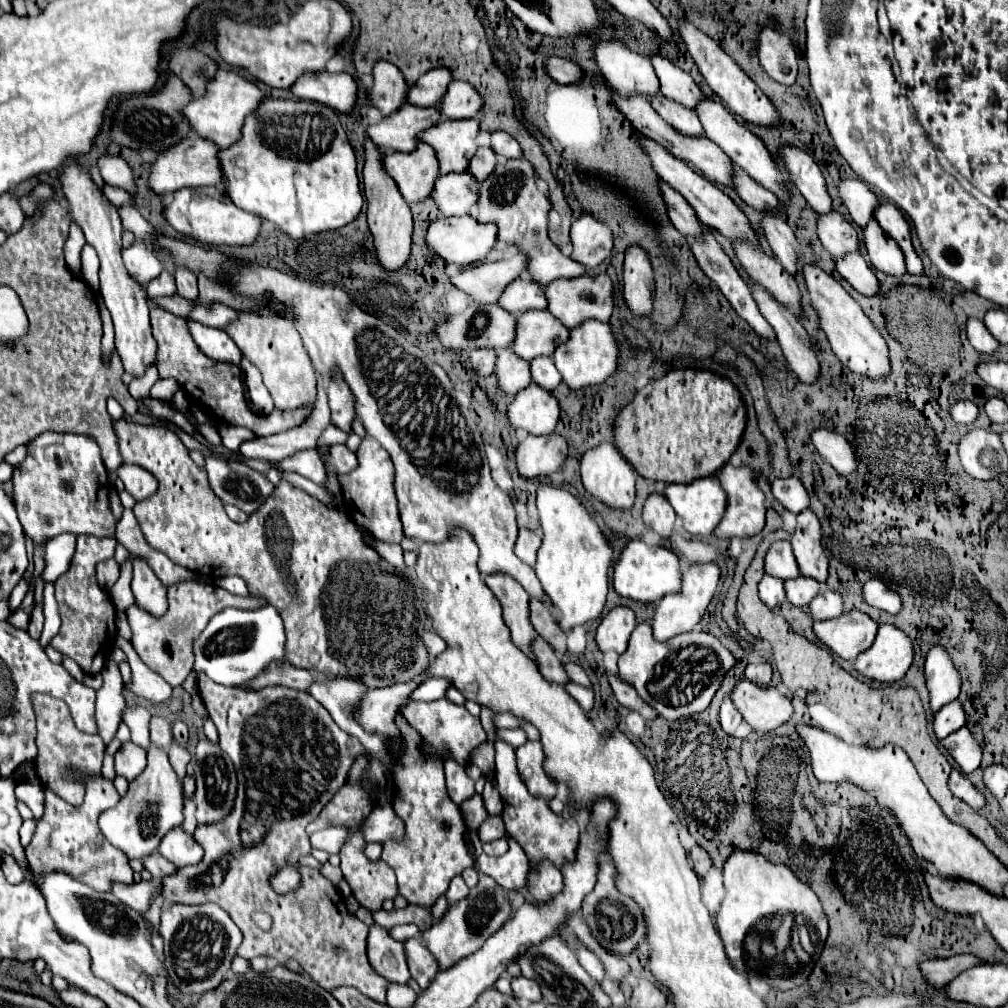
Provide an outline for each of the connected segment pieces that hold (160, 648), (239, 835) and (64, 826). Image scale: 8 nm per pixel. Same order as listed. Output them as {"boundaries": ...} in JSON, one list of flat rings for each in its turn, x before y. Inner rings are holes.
{"boundaries":[[[182,580,172,586,168,586,168,610,164,616,156,618,150,616,146,610,132,604,126,610,130,628,132,628,132,646,138,652,140,660,154,672,158,672,172,688,180,686,186,676,190,674,192,666,192,640,200,636,200,632,206,628,208,620,222,612,224,608,244,608,254,610,262,606,262,600,252,600,250,596,234,596,224,588,218,588,214,584,200,584,196,580]],[[198,676,198,690,218,728,220,748,236,766,240,780,236,808,224,824,196,828,194,838,202,846,204,858,196,866,166,876,162,880,162,898,172,904,188,906,214,902,226,910,244,934,236,952,240,958,270,956,276,958,280,966,296,958,300,968,320,988,334,990,338,986,352,986,364,996,386,1004,390,982,376,974,366,958,366,924,346,912,344,898,336,896,336,888,326,882,318,870,298,864,302,854,310,854,306,826,320,814,340,786,344,786,352,762,358,756,370,756,370,752,358,738,340,730,326,708,306,692,286,686,240,690,220,686,206,676],[252,826,262,834,260,842,250,842,248,830],[220,860,224,862,224,880,220,886,214,886,204,878],[284,866,296,866,300,870,300,886,288,894,276,894,270,886,270,878],[252,912,268,912,274,920,272,930,262,932,250,920]],[[90,778,86,786,86,798,80,808,64,804,64,800,58,800,56,794,46,788,44,796,44,816,38,822,32,842,26,846,26,860,30,870,34,874,66,872,86,886,94,888,96,892,110,888,112,882,132,884,132,868,128,864,128,858,122,852,116,852,116,848,112,848,108,840,104,840,104,834,98,828,98,816,104,810,114,808,120,800,114,784,106,778]]]}

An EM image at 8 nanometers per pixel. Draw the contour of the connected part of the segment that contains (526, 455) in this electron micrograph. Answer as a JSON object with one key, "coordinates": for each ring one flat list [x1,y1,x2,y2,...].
{"coordinates":[[560,434,526,436,516,448,516,468,520,478,534,480,554,474,566,460,568,444]]}

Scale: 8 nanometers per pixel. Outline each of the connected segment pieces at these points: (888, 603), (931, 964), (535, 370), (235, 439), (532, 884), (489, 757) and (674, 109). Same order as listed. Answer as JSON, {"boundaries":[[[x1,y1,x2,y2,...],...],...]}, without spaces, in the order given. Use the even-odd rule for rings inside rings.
{"boundaries":[[[872,578,864,584,862,588,862,598,868,602,872,608,878,608,888,614,898,614,902,608,902,600,896,592,892,592,888,586,884,586,882,580]],[[960,954,960,956,946,958,946,960,926,960,920,964,920,972,922,972,922,978,930,986,940,988,940,986,948,984,948,980,954,980,960,972,964,972,976,964,980,964,980,960,976,956]],[[540,356,536,360,530,362,530,374,532,374,532,382,538,384,544,390,554,390,562,380,560,380,560,372,556,372,556,366,552,364,550,356]],[[218,424,218,432,222,436,222,446,232,450,232,452,238,452,240,444,244,440,252,440,252,432,248,432,246,428,234,428,234,426,228,426,228,424]],[[544,864,544,868,540,868,540,872,536,872,536,876,530,876,528,890,540,904,550,902,552,896,558,896,564,890,560,870,552,868,552,864]],[[485,742,480,744,480,748,476,748,474,756,474,764,480,768,484,775,487,775,495,767,495,749,494,744]],[[652,96,650,98,652,108,668,122,672,124,678,132,684,132,686,136,702,136,702,128,700,128,700,120,696,116,694,110,668,100,666,96]]]}

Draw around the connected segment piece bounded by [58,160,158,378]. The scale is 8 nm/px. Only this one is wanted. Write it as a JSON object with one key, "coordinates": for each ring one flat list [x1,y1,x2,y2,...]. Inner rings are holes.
{"coordinates":[[72,160,62,170,58,180,62,184,64,198,68,200,72,222,76,222,82,228,82,232,86,236,86,242,92,248,96,248,96,252,100,256,100,294,102,294,104,304,106,304,106,308,112,316,112,322,114,322,116,350,120,354,124,372,132,374,134,378,140,378,140,376,144,376,148,366,156,364,156,354,158,354,156,348,158,346,156,346,156,340,154,340,152,330,150,330,146,294,140,288,140,284,134,284,134,280,128,276,128,272,122,264,122,256,120,256,122,222,118,218,116,206,112,206,108,202,108,198,94,184,94,180,90,178,88,170,80,164,80,160]]}

